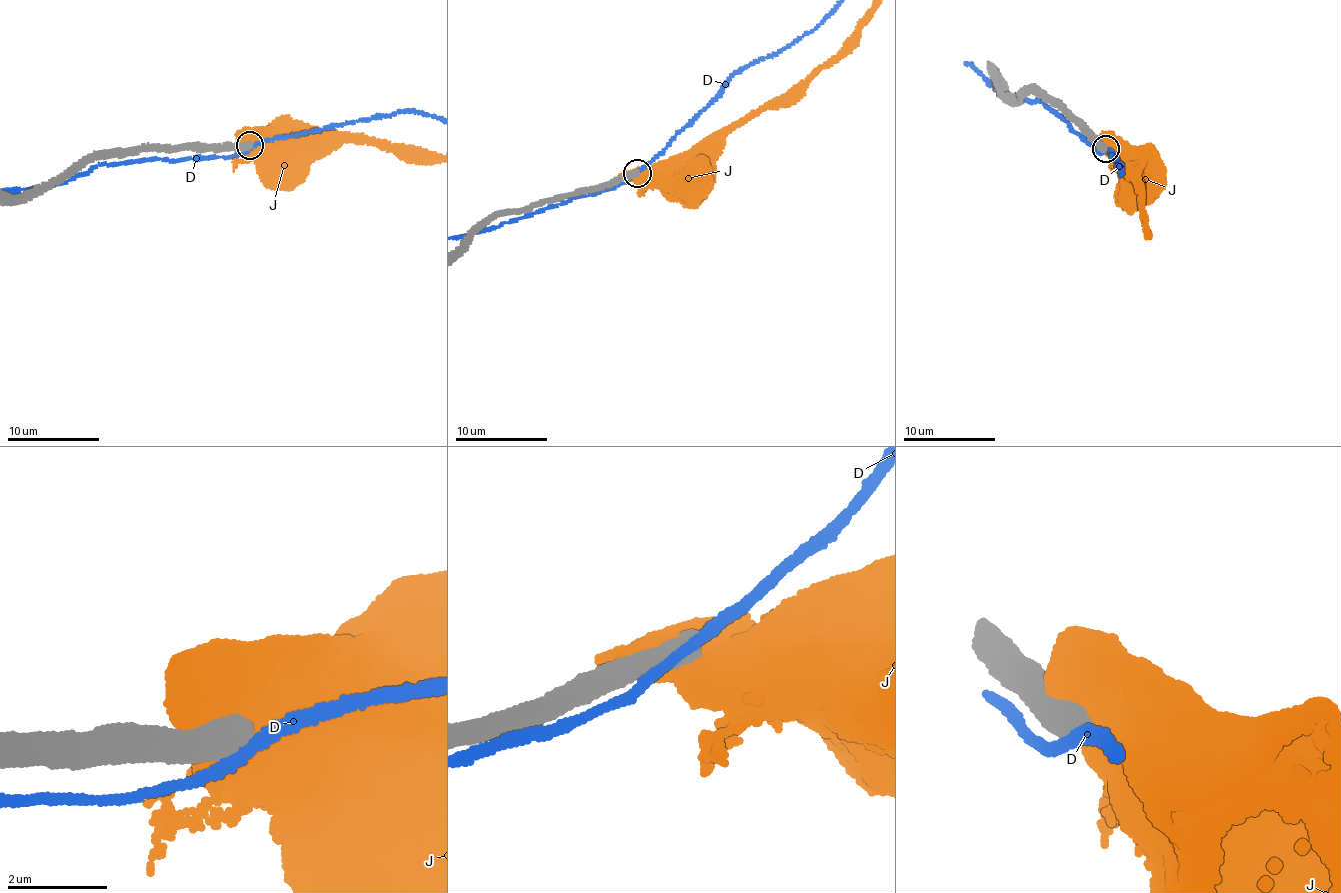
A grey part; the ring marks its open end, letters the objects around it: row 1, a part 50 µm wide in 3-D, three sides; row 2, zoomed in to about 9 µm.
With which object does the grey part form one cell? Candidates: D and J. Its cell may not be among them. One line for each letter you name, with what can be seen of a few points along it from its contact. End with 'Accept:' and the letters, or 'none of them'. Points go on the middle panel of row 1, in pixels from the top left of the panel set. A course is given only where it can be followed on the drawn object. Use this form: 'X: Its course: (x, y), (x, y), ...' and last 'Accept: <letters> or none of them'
Accept: none of them

